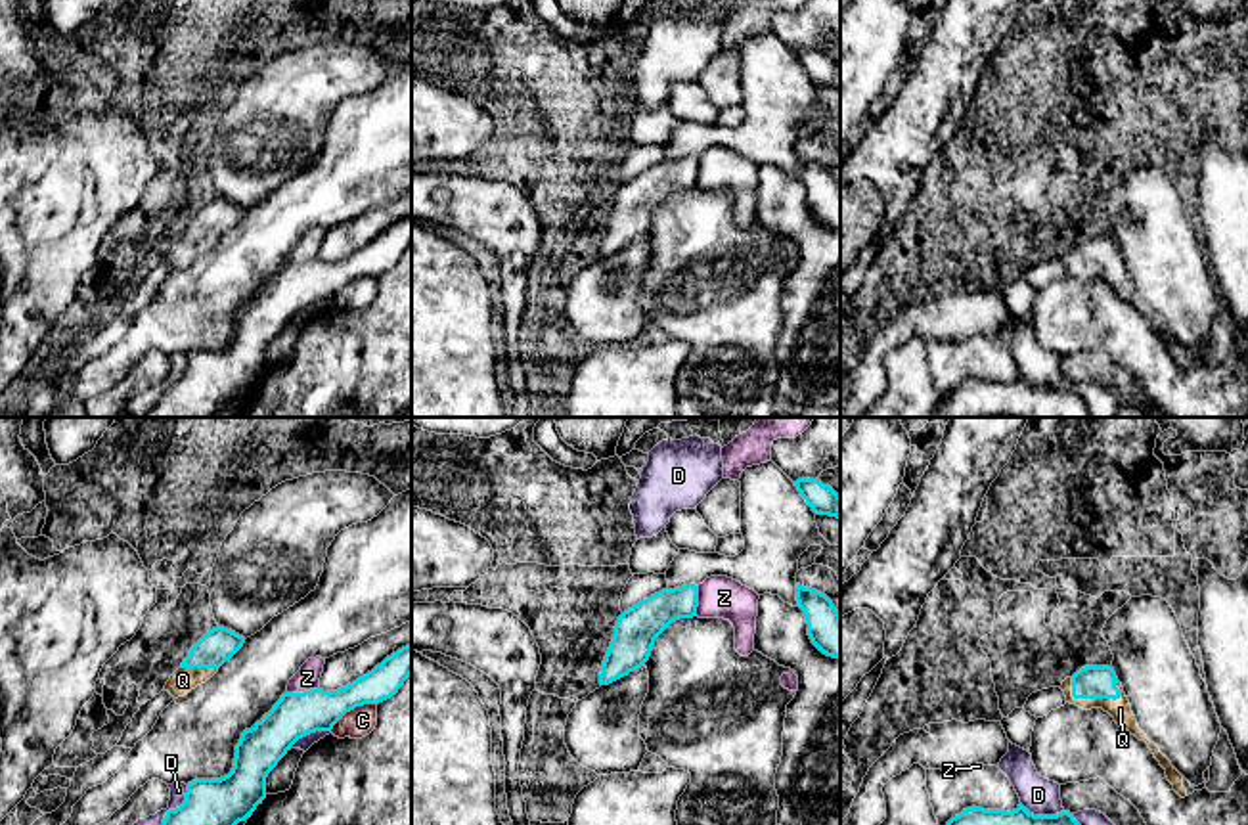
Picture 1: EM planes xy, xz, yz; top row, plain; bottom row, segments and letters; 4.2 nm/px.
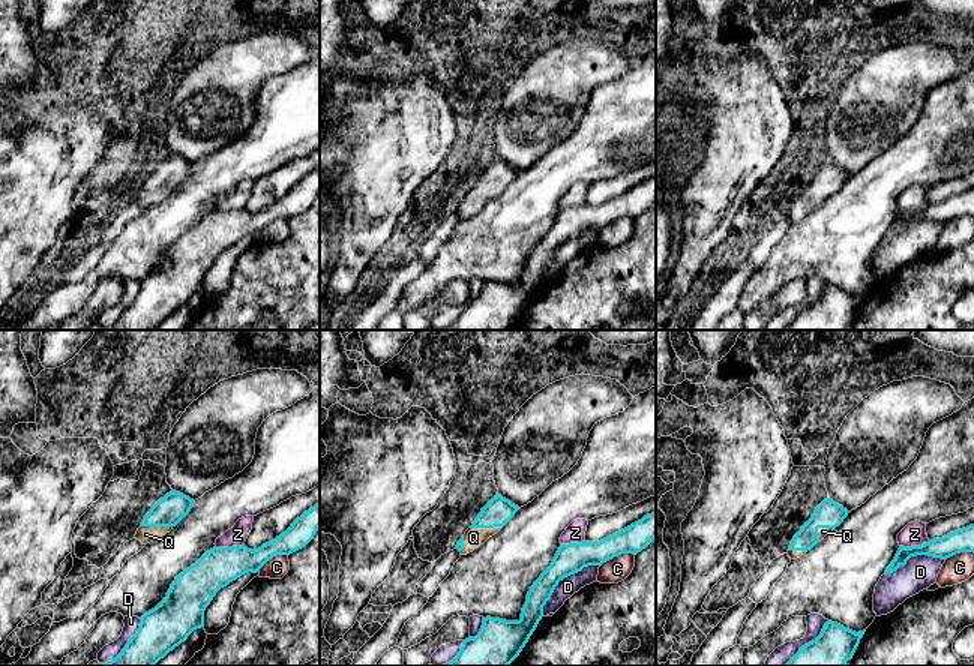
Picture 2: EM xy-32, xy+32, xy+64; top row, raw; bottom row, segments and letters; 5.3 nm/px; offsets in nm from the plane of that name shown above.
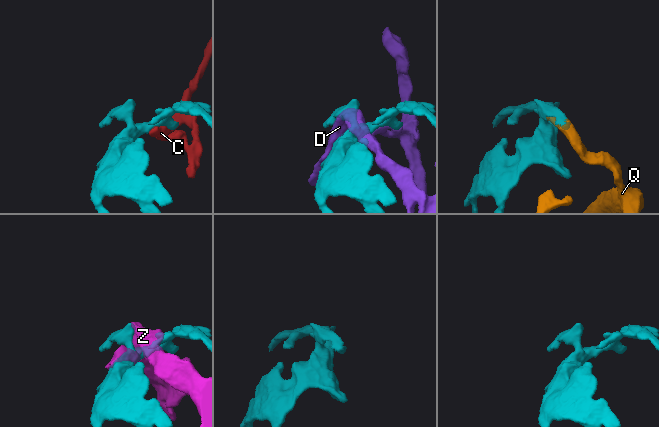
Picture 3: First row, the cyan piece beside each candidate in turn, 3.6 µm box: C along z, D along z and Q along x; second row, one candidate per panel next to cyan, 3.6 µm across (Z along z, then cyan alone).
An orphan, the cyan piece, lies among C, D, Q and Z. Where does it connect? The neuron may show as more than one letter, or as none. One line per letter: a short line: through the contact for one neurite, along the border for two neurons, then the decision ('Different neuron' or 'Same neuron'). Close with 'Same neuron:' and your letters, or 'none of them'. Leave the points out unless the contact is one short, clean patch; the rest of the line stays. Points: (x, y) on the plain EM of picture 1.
C: Line: xy (376, 274), (351, 280), (330, 301). Different neuron
D: Different neuron
Q: Same neuron
Z: Different neuron
Same neuron: Q

